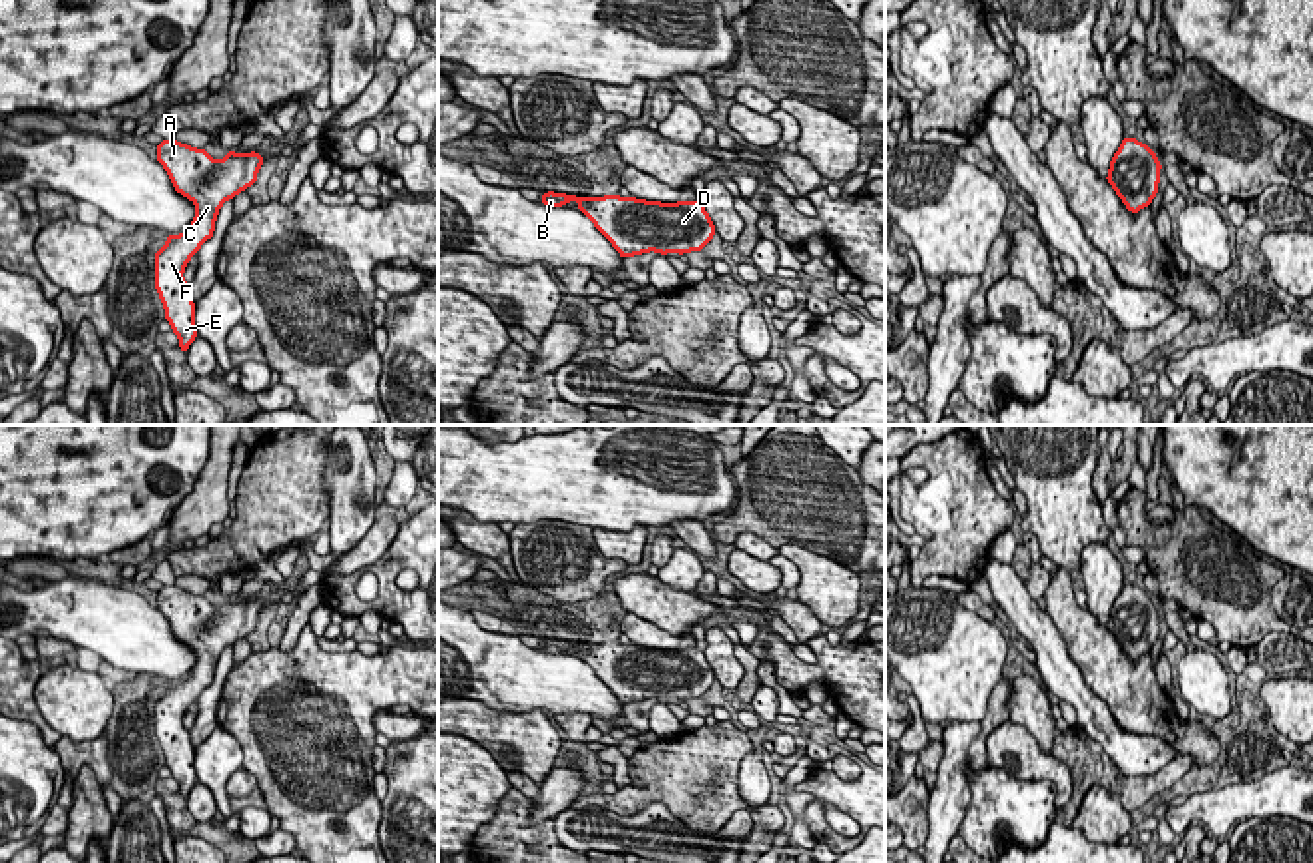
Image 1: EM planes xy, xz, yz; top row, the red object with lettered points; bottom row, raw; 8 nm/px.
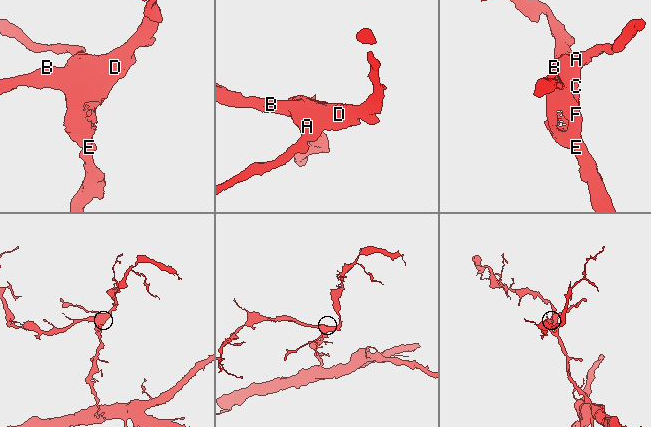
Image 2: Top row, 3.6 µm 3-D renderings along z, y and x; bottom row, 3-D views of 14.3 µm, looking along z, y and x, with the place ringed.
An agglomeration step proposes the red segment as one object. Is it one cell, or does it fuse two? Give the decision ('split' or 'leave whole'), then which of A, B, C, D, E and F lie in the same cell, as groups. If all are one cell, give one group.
leave whole | A B C D E F

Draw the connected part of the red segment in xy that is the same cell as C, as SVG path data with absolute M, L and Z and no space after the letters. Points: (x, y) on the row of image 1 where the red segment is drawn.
M163 140L157 145L157 161L169 173L177 193L195 203L195 219L181 235L167 235L161 251L155 253L155 289L165 307L165 319L187 353L195 337L195 303L183 271L199 247L213 237L221 205L257 181L265 163L257 151L227 151L215 161L205 149L195 149L177 140Z

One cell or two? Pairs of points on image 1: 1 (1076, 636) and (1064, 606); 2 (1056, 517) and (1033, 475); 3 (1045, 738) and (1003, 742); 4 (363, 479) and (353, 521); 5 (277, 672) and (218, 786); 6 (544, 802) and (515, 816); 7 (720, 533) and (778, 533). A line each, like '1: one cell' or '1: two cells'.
1: one cell
2: one cell
3: two cells
4: one cell
5: two cells
6: two cells
7: one cell

